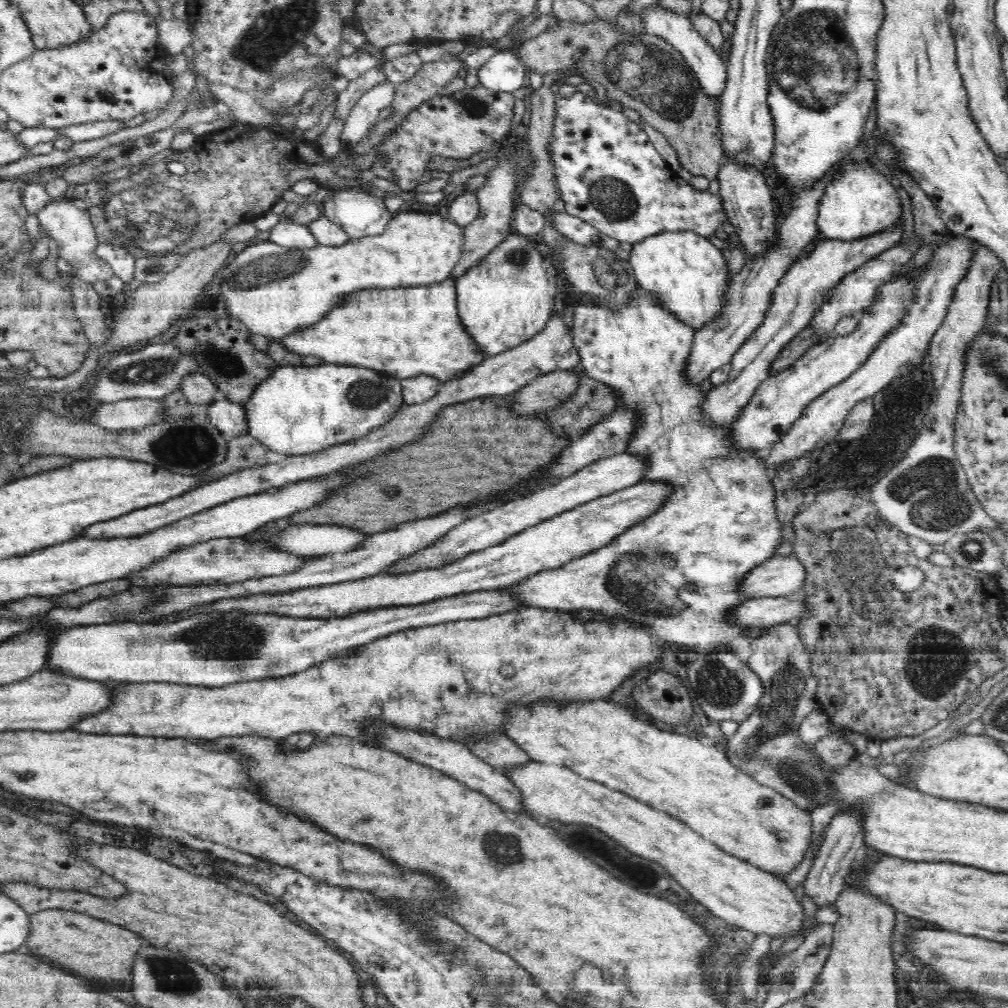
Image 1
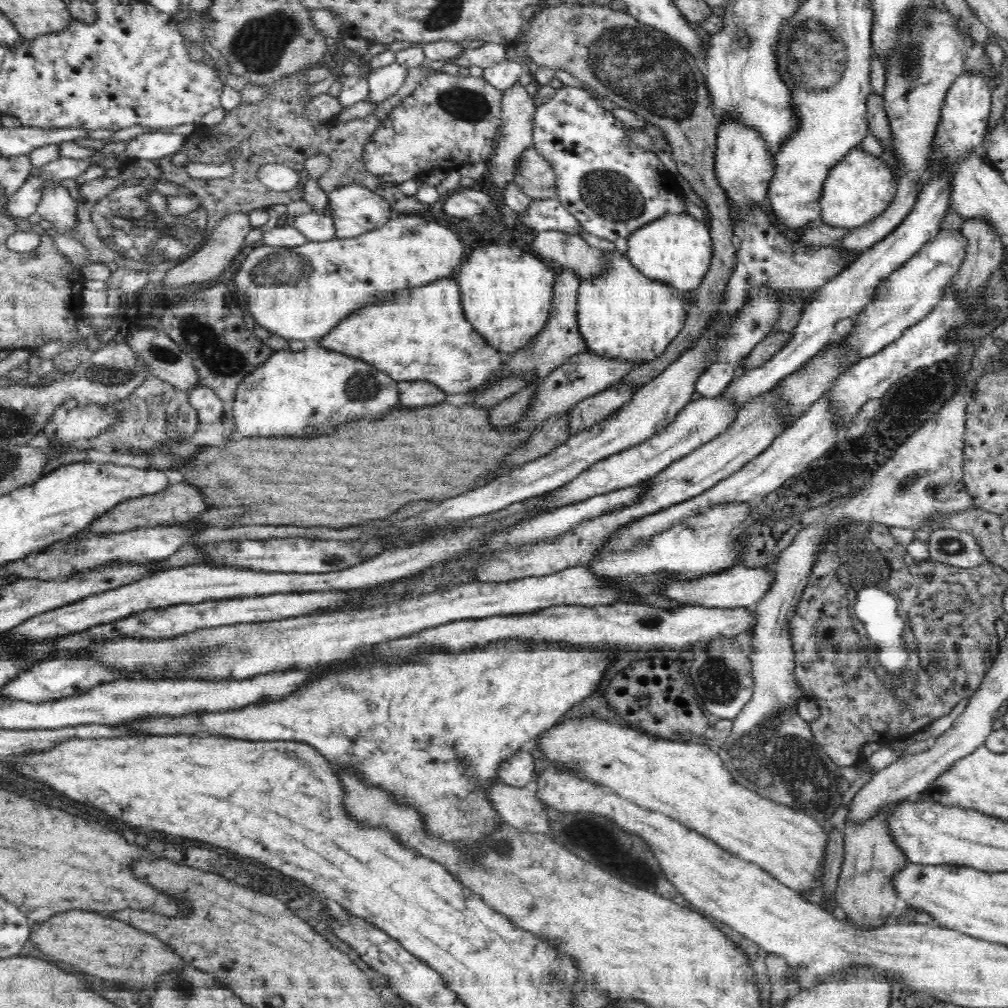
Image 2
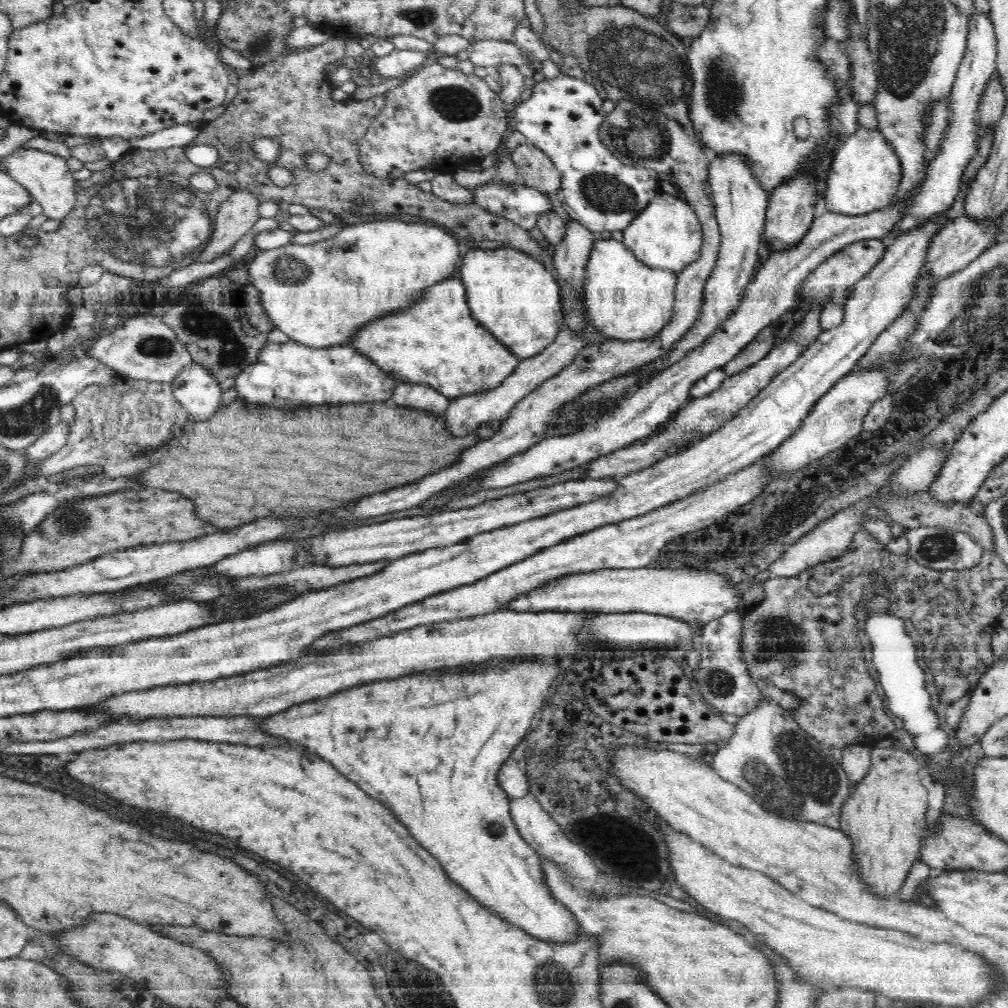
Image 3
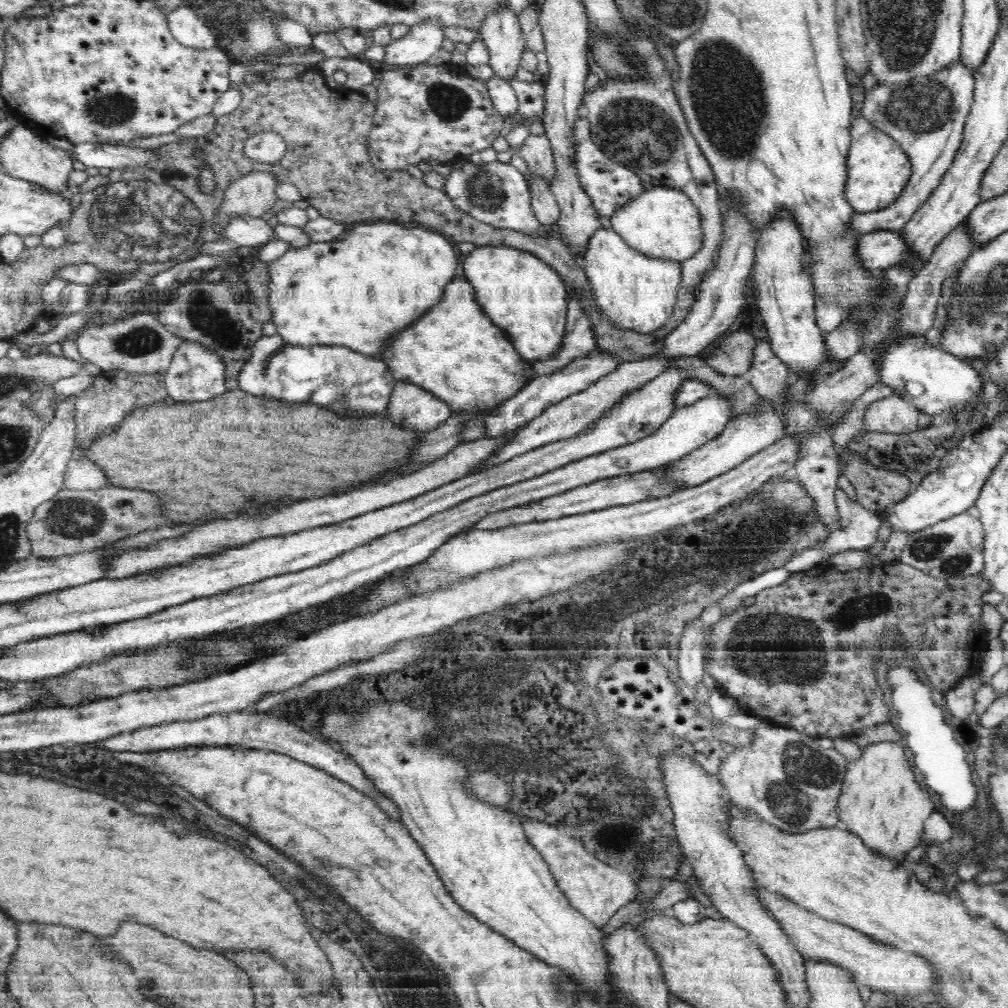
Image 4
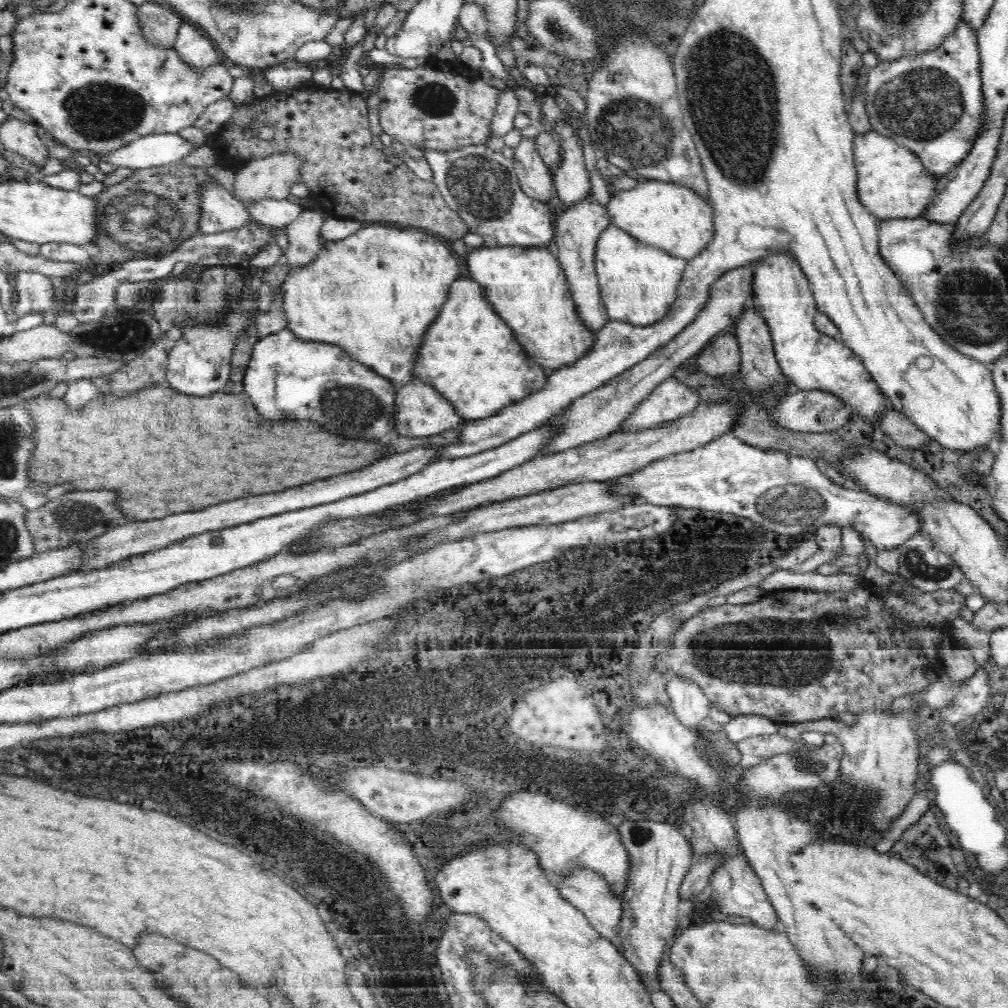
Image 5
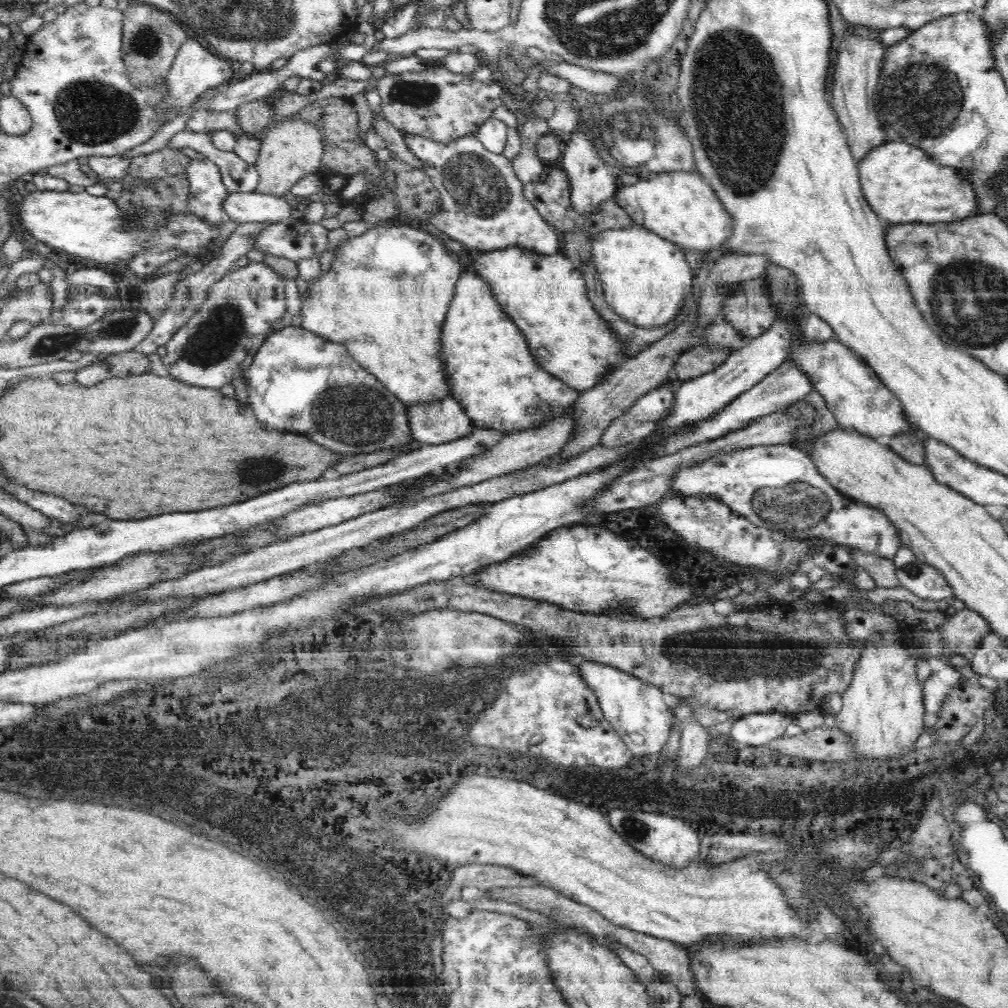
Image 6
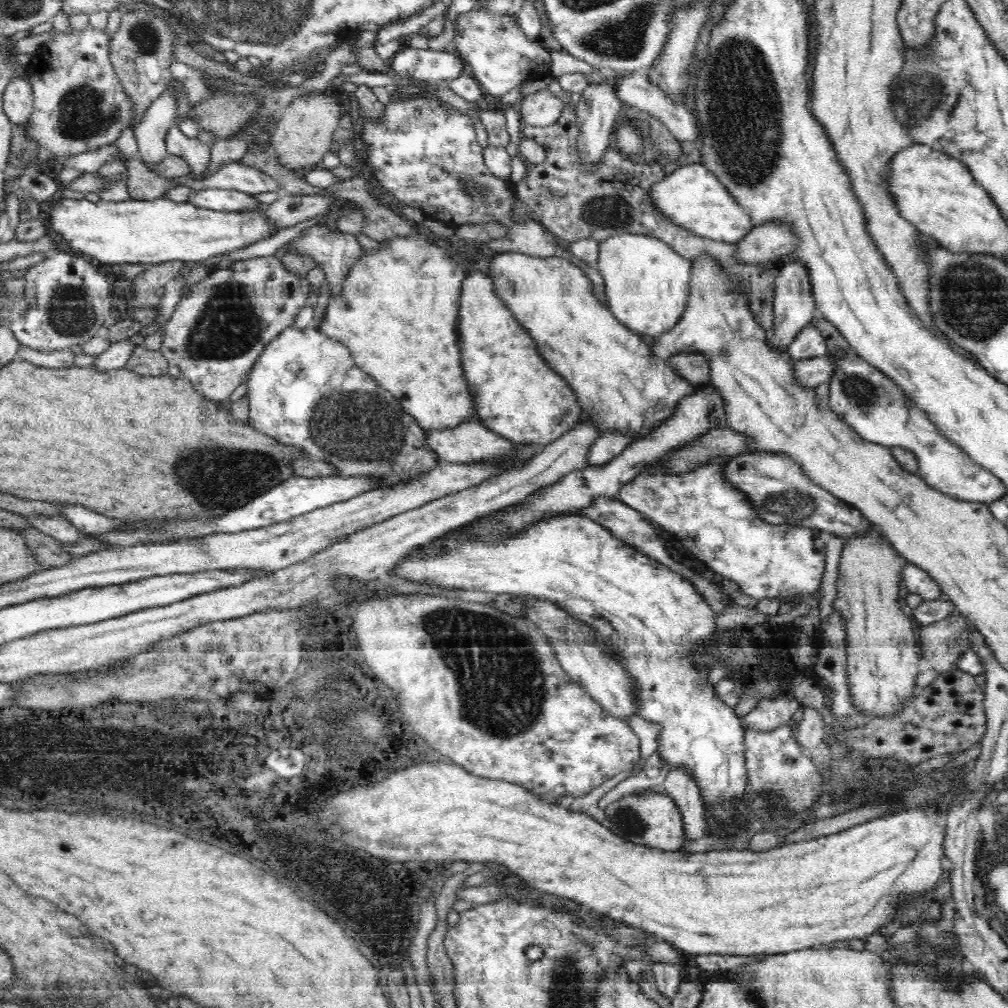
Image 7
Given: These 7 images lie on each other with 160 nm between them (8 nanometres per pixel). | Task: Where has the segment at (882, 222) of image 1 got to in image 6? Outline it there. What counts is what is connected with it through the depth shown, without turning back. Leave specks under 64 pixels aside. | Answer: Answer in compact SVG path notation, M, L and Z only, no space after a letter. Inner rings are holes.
M902 140L882 143L873 147L857 164L859 181L865 199L886 224L906 222L952 222L956 219L972 218L976 214L976 191L974 184L963 184L957 178L958 170L937 165L932 156Z

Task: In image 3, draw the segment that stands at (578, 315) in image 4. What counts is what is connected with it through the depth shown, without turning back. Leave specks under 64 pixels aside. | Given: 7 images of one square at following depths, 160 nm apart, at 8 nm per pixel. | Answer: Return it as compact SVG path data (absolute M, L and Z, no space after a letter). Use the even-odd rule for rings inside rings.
M562 327L558 336L542 352L521 360L512 374L502 384L496 385L484 392L468 394L453 399L446 409L444 418L448 422L450 431L454 435L462 437L470 431L477 431L479 425L484 421L501 421L505 419L522 398L528 396L533 390L536 390L548 378L552 378L552 375L560 370L564 370L564 367L568 366L576 358L577 352L587 344L588 342L584 341L584 337L580 333L572 331L570 327Z

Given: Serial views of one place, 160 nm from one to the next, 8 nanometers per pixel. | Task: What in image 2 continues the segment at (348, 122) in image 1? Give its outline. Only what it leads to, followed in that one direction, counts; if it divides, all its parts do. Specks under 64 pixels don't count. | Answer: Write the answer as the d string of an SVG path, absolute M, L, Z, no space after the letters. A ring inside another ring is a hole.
M395 62L388 67L380 68L380 70L368 71L367 81L370 95L366 102L376 106L378 102L384 102L386 98L396 94L404 85L408 70L408 66Z

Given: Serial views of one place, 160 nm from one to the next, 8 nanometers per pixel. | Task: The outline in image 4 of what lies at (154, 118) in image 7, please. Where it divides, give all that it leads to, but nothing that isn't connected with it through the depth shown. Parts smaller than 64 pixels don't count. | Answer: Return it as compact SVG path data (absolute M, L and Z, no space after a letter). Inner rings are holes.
M184 1L168 14L167 20L172 37L184 46L192 49L208 49L215 46L214 34L206 26L198 6Z

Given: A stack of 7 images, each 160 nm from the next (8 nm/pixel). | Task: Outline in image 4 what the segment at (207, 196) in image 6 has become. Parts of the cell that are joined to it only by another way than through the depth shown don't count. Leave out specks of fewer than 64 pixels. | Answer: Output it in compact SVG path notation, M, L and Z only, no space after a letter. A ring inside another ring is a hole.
M262 217L234 218L223 235L238 246L260 246L276 238L275 231Z

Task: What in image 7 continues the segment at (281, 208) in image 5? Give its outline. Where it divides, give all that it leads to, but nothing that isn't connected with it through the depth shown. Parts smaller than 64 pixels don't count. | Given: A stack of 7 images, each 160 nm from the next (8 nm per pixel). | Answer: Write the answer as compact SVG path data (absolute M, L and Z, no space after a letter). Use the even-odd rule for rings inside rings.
M209 188L191 192L187 201L200 208L226 212L246 212L259 209L262 205L247 192L224 188Z

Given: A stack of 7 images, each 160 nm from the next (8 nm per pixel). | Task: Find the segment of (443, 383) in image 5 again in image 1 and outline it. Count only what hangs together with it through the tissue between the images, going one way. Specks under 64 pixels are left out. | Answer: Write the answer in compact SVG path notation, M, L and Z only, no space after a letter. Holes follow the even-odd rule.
M452 277L434 285L356 290L341 301L314 326L292 331L275 342L297 356L310 354L334 365L384 370L398 380L432 374L446 382L460 378L485 359L457 316Z

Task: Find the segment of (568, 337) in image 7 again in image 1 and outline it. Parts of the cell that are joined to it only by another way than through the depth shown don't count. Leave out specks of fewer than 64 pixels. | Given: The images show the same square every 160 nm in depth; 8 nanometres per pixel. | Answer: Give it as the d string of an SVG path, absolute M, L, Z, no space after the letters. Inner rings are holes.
M516 232L456 278L457 316L473 344L491 356L506 353L540 334L554 313L557 270Z

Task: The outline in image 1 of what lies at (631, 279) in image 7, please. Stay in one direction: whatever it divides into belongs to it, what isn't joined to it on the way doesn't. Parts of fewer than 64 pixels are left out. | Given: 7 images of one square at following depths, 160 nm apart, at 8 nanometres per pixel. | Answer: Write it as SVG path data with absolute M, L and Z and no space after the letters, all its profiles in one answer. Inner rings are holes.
M638 286L638 292L634 294L634 300L630 302L631 306L628 309L613 311L608 309L601 309L600 306L589 306L584 304L582 298L579 298L579 306L574 310L573 324L571 326L572 340L576 347L578 355L580 355L580 368L584 369L584 373L594 381L601 382L612 389L612 392L617 394L617 405L628 407L632 411L636 411L638 415L638 427L636 428L636 436L630 442L630 446L626 448L626 453L637 456L645 462L645 471L639 479L639 482L661 482L665 486L671 488L669 493L665 496L664 502L660 504L658 510L644 518L642 522L634 524L629 530L626 530L621 536L618 536L608 546L592 550L580 558L570 560L568 565L553 568L553 570L546 570L537 572L536 575L530 576L528 579L522 579L520 582L510 585L508 592L515 602L519 604L526 604L526 606L542 607L544 609L557 609L562 611L572 610L588 610L589 612L600 613L608 617L624 617L638 623L638 626L643 626L646 629L652 630L654 636L659 637L663 641L670 643L678 643L689 647L689 650L704 653L717 653L720 651L731 651L731 643L736 638L744 636L746 628L740 621L736 621L734 617L734 610L738 606L742 606L744 602L748 602L750 597L746 593L740 591L740 584L745 582L747 575L752 573L764 561L770 560L772 556L777 556L775 552L783 541L783 525L779 523L776 516L776 507L774 504L774 487L771 480L773 478L772 469L767 466L764 461L763 454L756 452L755 449L744 449L738 447L738 443L732 439L732 429L730 424L718 425L714 423L710 417L706 417L704 413L704 402L706 402L706 395L699 389L700 384L688 384L685 381L684 369L687 363L688 355L692 346L695 330L690 326L684 324L684 321L677 320L668 310L662 306L658 306L656 301L652 300L652 296Z

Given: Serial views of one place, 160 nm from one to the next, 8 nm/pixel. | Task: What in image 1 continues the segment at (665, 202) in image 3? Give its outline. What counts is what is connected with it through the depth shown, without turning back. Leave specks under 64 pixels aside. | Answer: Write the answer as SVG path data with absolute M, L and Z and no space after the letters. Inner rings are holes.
M660 233L632 245L629 262L638 286L644 288L658 306L694 330L720 318L726 304L726 292L732 276L727 272L721 250L696 233Z

